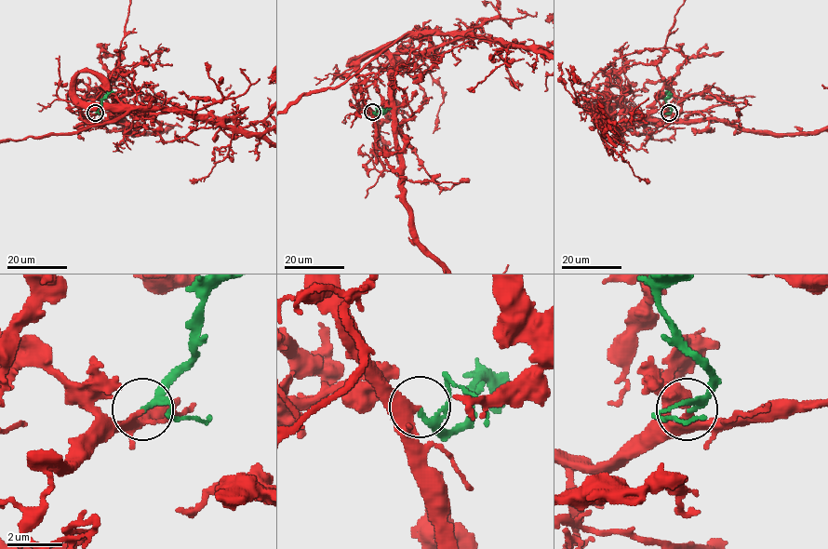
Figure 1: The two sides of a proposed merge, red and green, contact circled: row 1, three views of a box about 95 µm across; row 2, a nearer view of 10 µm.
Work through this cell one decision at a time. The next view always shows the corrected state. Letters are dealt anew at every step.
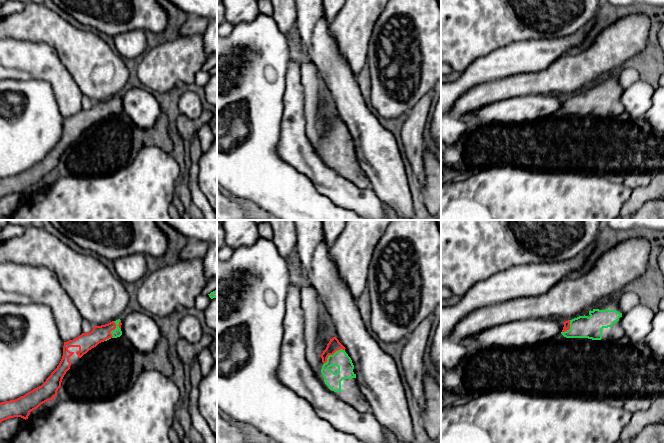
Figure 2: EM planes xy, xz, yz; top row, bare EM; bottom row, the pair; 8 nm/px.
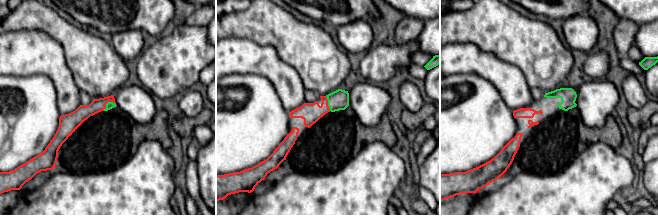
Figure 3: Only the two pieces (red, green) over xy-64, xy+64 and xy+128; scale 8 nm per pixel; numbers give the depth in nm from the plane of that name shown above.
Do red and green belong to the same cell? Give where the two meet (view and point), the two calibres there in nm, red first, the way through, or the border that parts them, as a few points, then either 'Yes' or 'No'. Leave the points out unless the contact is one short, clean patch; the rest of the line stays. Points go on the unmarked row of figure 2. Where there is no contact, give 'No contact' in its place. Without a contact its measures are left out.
Touches red at xy (110, 107). Thickness 140 nm (red) against 70 nm. Path across: xy (85, 118), (98, 110), (110, 107), (117, 108). Yes

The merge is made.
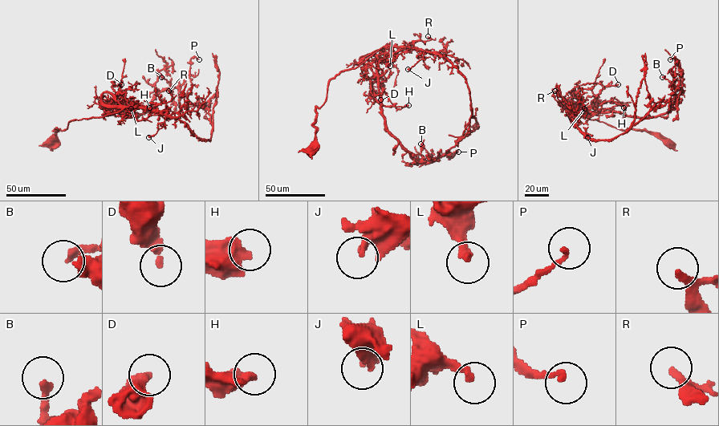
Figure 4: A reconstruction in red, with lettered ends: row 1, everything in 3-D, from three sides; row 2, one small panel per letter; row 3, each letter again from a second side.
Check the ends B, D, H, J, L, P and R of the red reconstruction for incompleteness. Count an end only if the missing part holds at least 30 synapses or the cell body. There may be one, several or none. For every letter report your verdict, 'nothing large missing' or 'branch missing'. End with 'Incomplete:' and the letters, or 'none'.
B: nothing large missing
D: nothing large missing
H: nothing large missing
J: nothing large missing
L: nothing large missing
P: nothing large missing
R: nothing large missing
Incomplete: none

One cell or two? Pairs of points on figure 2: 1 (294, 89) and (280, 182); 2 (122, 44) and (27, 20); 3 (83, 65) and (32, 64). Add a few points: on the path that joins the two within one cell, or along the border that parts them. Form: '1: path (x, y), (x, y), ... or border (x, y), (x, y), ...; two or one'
1: border (278, 138), (277, 154), (303, 174); two
2: border (117, 53), (126, 61); two
3: border (50, 46), (54, 49), (77, 85); two

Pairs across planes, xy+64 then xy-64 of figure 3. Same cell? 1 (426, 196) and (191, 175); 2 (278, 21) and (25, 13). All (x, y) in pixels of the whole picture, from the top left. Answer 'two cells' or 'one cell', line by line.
1: one cell
2: one cell

